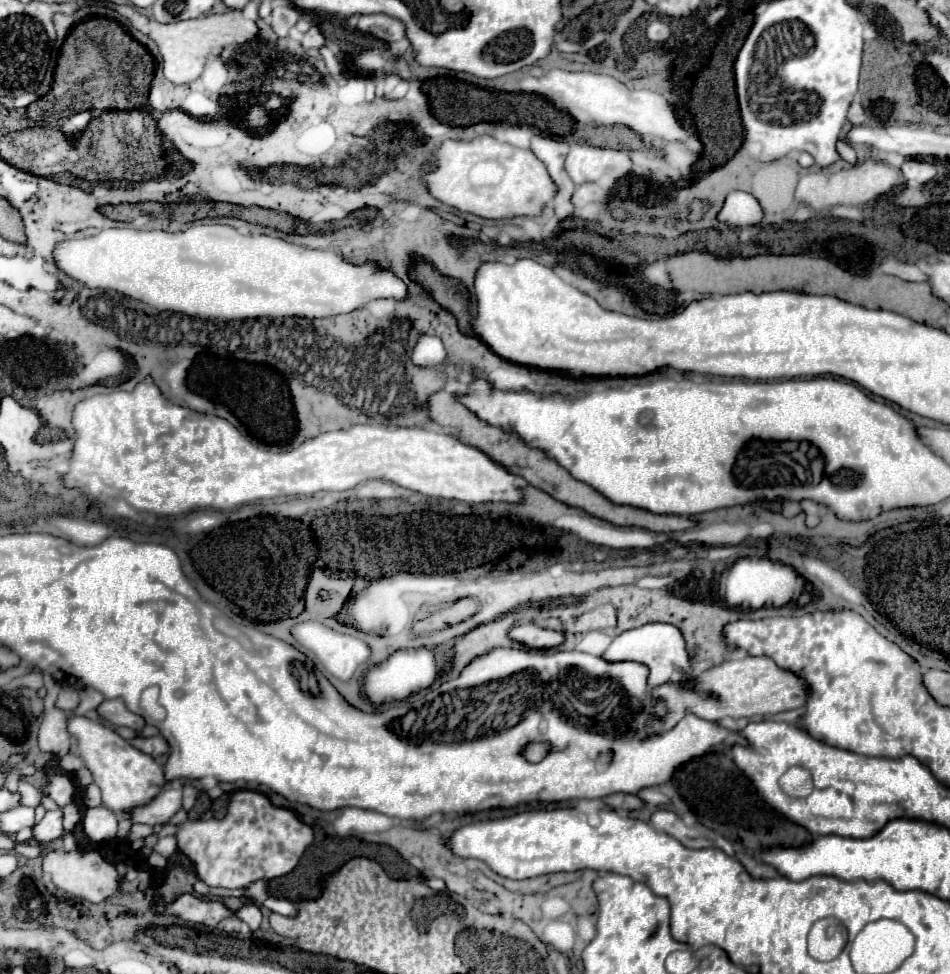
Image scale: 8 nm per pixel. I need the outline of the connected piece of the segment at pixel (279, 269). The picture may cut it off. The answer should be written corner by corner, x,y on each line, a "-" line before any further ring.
208,224
208,226
192,226
184,232
162,232
162,230
152,230
152,232
144,232
144,230
130,230
130,228
110,228
110,230
102,230
96,236
90,238
82,238
82,240
68,240
62,242
56,252
54,252
54,260
58,264
58,268
62,268
70,278
84,282
90,288
112,288
118,290
124,296
142,300
158,310
170,310
170,312
182,312
188,316
212,316
212,318
220,318
220,320
246,320
246,318
260,318
260,316
268,316
268,318
286,318
286,316
296,316
296,318
324,318
324,316
334,316
334,314
344,314
344,312
352,312
354,308
364,306
368,300
374,298
404,298
406,296
406,286
402,284
402,280
398,280
392,272
388,270
378,270
374,264
364,264
364,266
352,266
348,262
344,262
336,252
328,252
328,250
310,250
304,246
294,246
288,244
280,238
270,238
270,236
242,236
238,230
224,226
224,224

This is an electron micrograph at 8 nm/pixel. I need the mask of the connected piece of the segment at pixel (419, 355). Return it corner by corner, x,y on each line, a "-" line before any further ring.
420,336
416,348
410,354
412,362
418,366
440,366
446,360
446,350
436,336

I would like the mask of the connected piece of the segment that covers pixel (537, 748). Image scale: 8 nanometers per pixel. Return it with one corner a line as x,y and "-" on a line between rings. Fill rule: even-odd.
530,744
526,748
526,758
532,762
538,762
546,756
546,752
548,752
548,744

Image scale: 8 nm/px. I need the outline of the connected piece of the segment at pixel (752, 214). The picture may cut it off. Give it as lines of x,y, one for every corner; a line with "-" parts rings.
732,192
726,196
722,210
718,212
718,220
728,228
744,228
756,226
764,218
764,212
758,200
746,192

